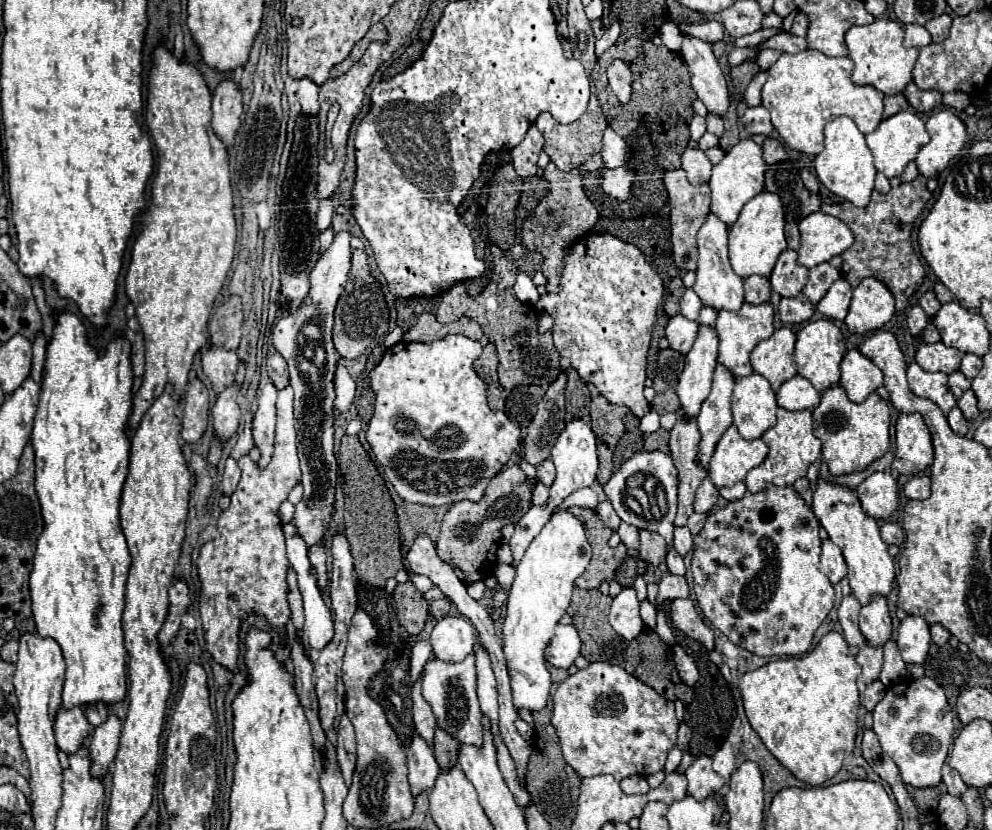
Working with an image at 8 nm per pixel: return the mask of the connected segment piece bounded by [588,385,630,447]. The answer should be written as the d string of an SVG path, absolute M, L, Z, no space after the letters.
M588 385L588 389L590 389L590 395L592 395L592 409L590 409L592 431L598 437L598 441L606 441L606 445L614 447L624 433L622 417L630 409L624 407L624 405L608 403L594 385Z

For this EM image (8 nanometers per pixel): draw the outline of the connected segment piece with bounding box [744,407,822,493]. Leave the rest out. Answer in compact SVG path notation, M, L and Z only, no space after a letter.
M780 407L778 423L762 435L762 441L770 447L770 453L762 465L748 471L746 481L744 481L746 489L750 493L760 493L766 489L768 483L786 487L786 485L792 485L796 479L806 477L808 465L820 459L820 453L822 453L822 443L812 431L814 431L814 419L810 411L786 411Z

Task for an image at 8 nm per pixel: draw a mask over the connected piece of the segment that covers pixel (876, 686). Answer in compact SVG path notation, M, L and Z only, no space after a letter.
M880 681L870 683L870 685L866 687L866 691L864 691L864 697L862 697L864 709L866 709L868 713L872 713L874 707L876 707L876 703L884 697L884 693L886 693L886 689L884 689L884 685L882 685Z

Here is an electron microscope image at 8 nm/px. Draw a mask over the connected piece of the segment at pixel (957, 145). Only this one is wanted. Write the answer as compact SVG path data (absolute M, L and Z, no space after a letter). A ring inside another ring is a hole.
M950 109L936 111L926 121L926 131L930 135L930 143L920 149L916 165L920 175L924 175L926 179L934 179L964 147L968 133L966 125Z

